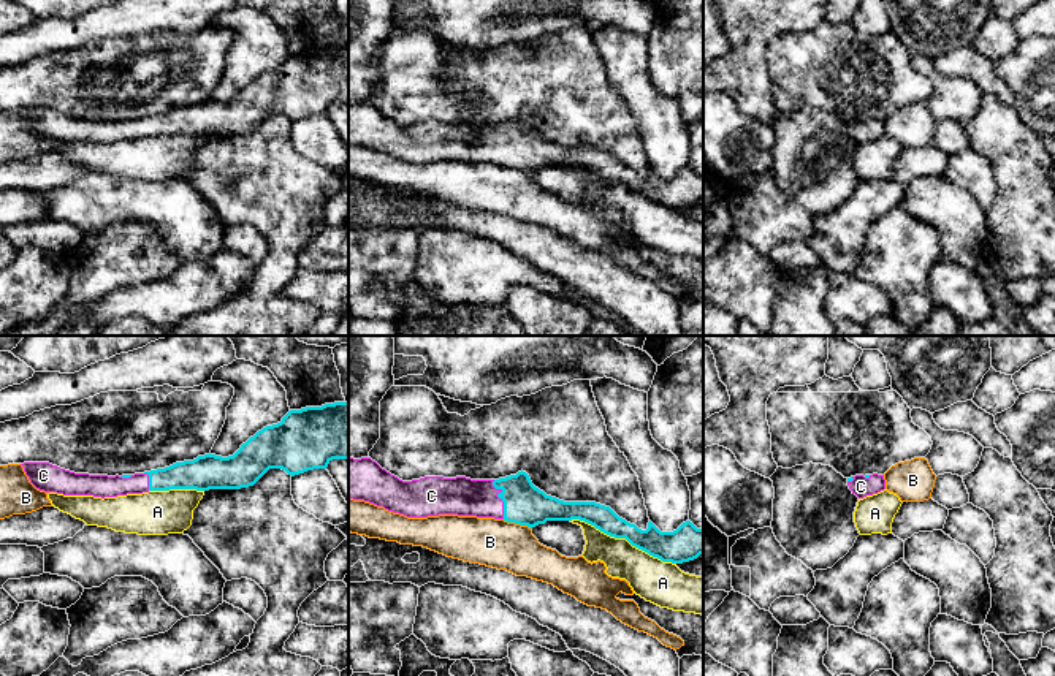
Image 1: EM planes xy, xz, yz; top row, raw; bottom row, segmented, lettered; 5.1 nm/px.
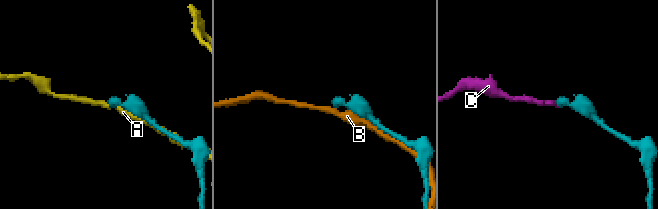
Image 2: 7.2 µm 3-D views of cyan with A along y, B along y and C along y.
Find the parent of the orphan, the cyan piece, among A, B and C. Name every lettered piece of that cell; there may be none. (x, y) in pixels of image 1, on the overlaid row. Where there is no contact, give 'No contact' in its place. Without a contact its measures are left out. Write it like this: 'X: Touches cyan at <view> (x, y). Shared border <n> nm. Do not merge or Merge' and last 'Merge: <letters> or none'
A: Touches cyan at xz (623, 537). Shared border 600 nm. Do not merge
B: Touches cyan at xz (517, 523). Shared border 160 nm. Do not merge
C: Touches cyan at xz (499, 497). Shared border 200 nm. Merge
Merge: C

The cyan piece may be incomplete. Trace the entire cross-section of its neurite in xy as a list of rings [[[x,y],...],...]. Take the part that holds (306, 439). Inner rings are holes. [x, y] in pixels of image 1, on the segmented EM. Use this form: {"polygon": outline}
{"polygon": [[[348,402],[290,410],[280,423],[263,427],[228,458],[209,453],[165,469],[122,477],[74,473],[49,462],[21,465],[30,483],[40,491],[105,499],[169,489],[241,489],[253,486],[269,469],[282,469],[295,477],[307,470],[326,469],[333,459],[348,459]]]}

